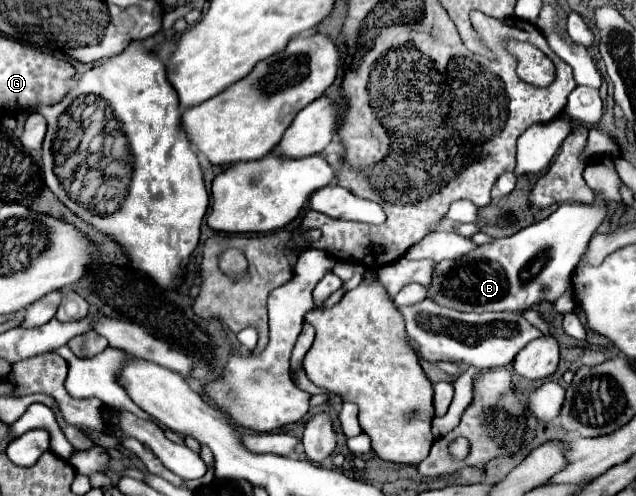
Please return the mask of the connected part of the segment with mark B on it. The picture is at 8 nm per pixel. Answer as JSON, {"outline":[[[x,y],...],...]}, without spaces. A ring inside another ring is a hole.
{"outline":[[[597,198],[593,204],[561,204],[549,218],[535,222],[513,236],[481,244],[457,260],[441,260],[435,264],[433,282],[427,288],[427,294],[433,298],[433,302],[459,312],[525,312],[533,304],[553,302],[565,292],[567,284],[571,284],[577,260],[587,248],[587,242],[597,226],[603,222],[605,214],[607,204],[601,198]]]}

